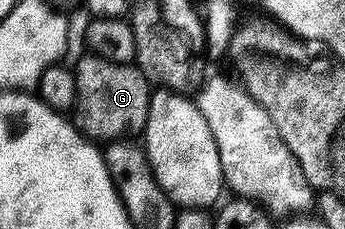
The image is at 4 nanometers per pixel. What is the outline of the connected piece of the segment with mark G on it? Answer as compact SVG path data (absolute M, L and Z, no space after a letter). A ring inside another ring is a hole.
M86 53L78 64L73 64L72 70L76 77L72 122L87 139L113 141L143 134L148 121L152 83L142 75L137 66Z

